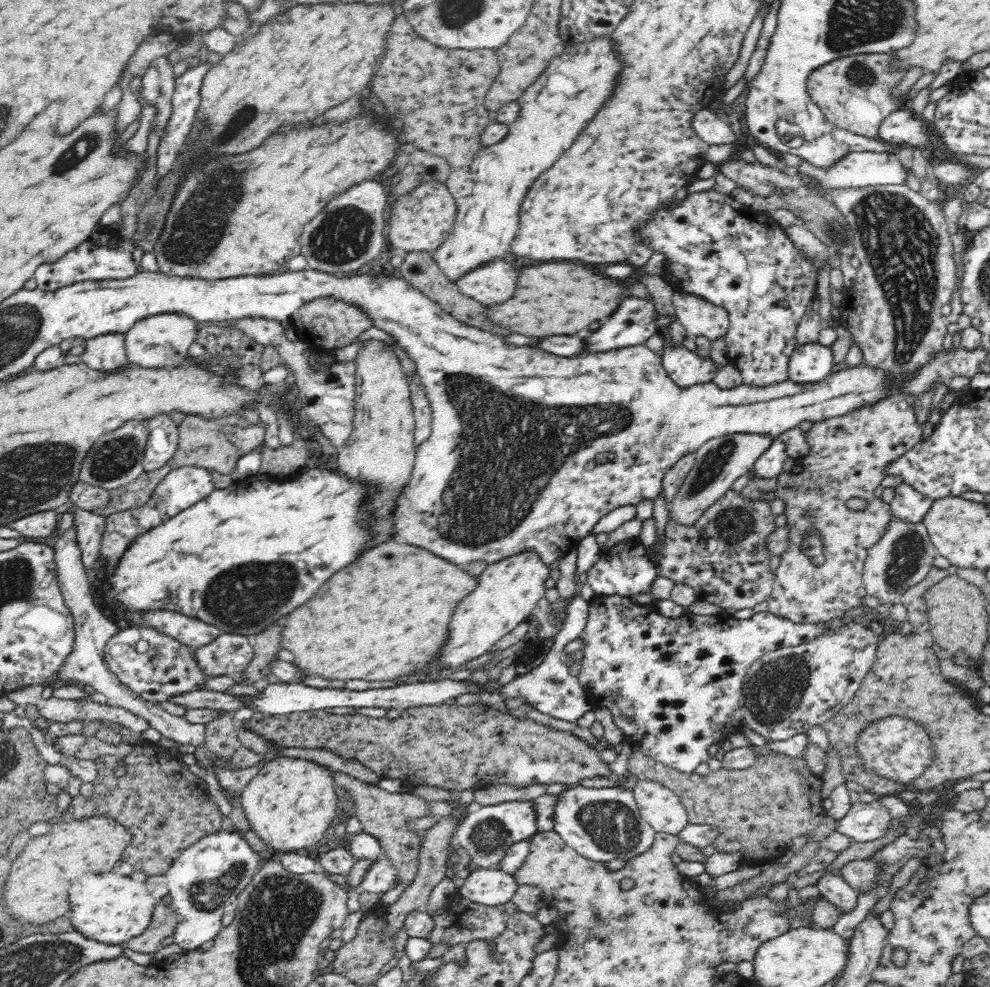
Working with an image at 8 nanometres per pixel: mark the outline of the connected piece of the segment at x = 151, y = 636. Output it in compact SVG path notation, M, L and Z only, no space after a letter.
M121 627L107 640L103 657L122 684L153 703L168 700L170 696L201 690L198 685L209 679L200 671L191 647L146 627Z

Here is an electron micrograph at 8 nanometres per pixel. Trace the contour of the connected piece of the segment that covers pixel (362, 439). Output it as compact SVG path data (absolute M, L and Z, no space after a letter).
M366 340L355 355L355 414L348 440L337 447L334 467L352 480L368 482L372 488L370 508L376 514L376 540L372 546L386 542L394 532L392 506L394 498L411 479L416 453L414 445L414 417L410 402L408 378L403 372L393 345L382 340Z

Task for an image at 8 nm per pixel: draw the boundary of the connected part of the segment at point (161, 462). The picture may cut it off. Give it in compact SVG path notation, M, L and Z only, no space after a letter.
M156 416L148 424L148 442L143 456L146 472L162 468L174 456L179 444L179 426L170 416Z

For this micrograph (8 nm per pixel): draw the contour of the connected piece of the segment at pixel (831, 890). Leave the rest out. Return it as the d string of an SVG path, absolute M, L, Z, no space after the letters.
M826 873L815 884L821 895L833 905L839 906L844 913L856 906L858 893L839 874Z

